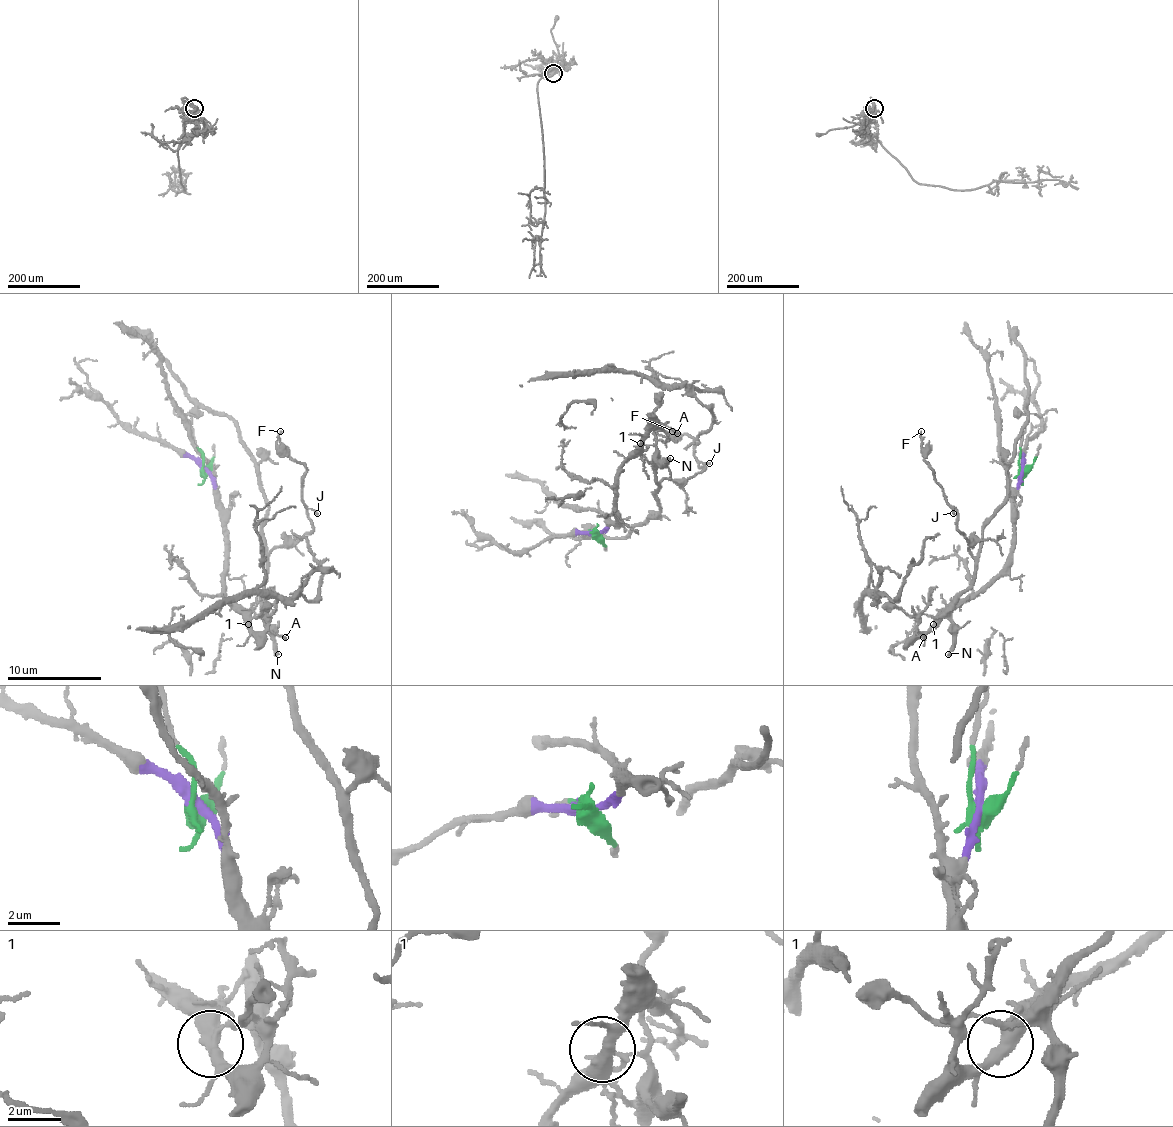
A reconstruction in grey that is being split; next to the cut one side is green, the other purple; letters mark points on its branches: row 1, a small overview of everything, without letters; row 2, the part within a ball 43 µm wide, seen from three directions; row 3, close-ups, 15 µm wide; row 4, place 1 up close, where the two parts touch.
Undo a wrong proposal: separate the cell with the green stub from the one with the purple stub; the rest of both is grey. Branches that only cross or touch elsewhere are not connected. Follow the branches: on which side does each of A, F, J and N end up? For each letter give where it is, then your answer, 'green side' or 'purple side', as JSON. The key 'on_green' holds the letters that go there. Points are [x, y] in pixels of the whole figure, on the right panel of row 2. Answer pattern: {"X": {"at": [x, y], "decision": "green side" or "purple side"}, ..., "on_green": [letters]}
{"A": {"at": [923, 637], "decision": "purple side"}, "F": {"at": [921, 431], "decision": "green side"}, "J": {"at": [953, 513], "decision": "green side"}, "N": {"at": [948, 654], "decision": "green side"}, "on_green": ["F", "J", "N"]}

